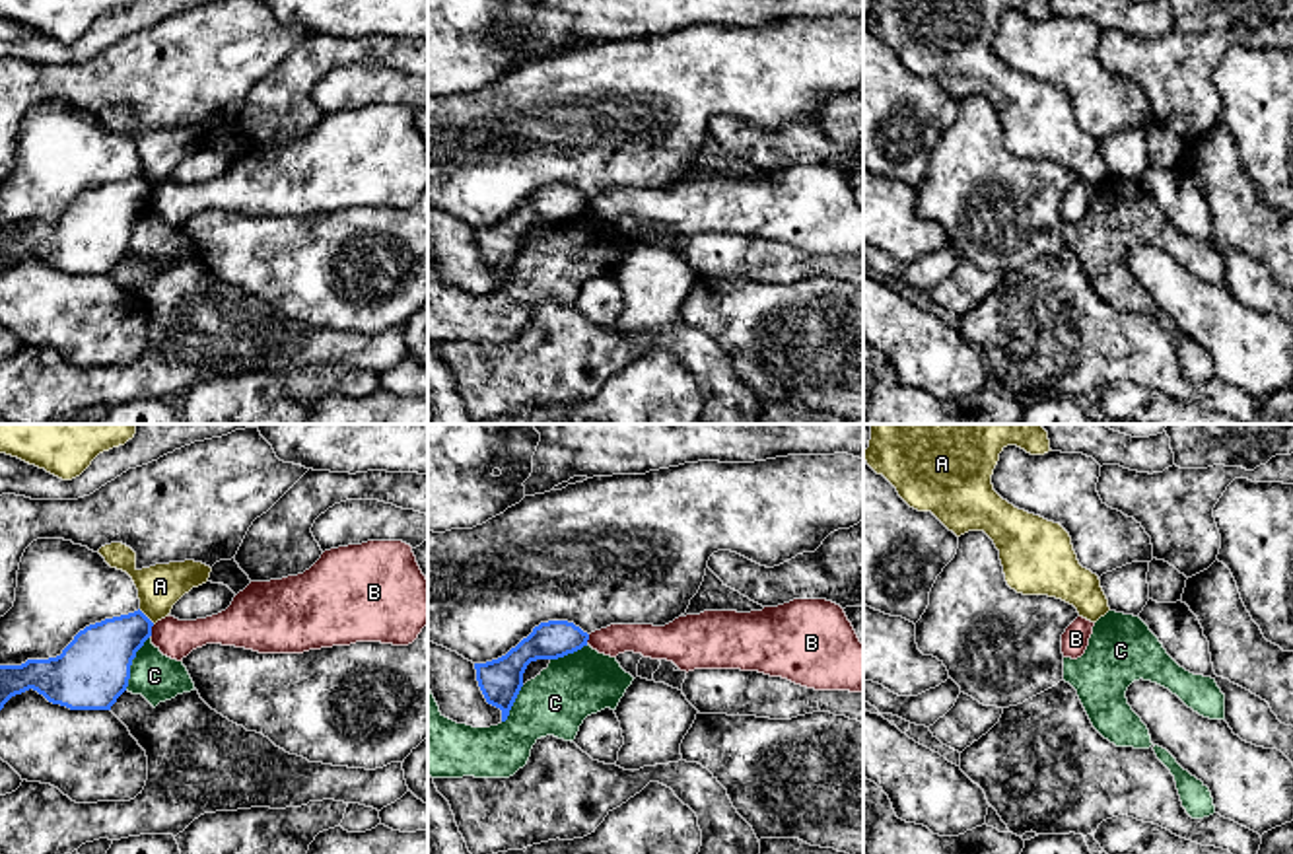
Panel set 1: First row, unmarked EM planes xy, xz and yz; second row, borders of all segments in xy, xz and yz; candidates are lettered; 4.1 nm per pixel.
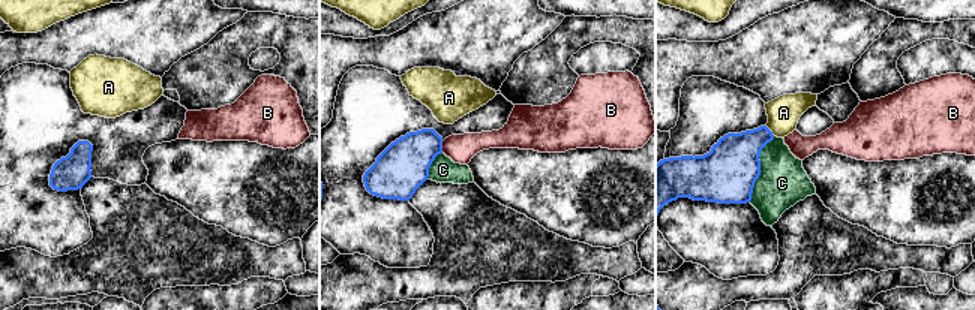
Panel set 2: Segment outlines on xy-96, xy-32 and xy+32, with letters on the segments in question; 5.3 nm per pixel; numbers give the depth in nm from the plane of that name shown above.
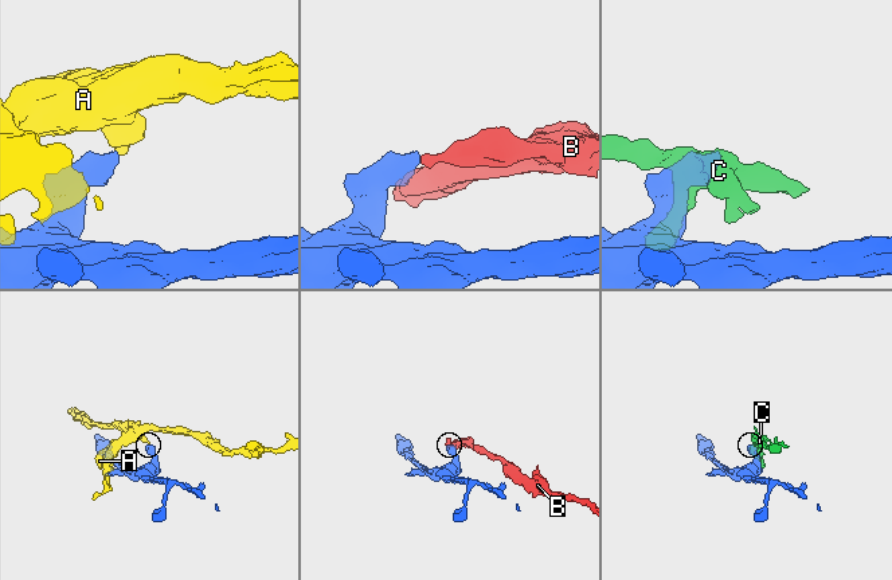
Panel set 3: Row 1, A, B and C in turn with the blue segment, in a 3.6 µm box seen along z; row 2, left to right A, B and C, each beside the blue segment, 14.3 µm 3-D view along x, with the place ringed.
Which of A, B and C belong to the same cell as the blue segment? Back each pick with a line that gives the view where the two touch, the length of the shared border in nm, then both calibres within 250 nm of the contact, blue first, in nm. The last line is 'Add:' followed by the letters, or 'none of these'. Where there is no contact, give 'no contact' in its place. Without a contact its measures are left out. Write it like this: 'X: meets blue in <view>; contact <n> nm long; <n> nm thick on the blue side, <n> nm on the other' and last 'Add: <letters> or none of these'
Add: none of these

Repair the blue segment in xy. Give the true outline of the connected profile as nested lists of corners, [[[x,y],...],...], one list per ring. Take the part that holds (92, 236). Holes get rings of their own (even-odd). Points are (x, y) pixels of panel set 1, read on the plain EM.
[[[138,173],[86,191],[56,222],[0,230],[0,274],[29,253],[70,274],[111,274],[152,191]]]

